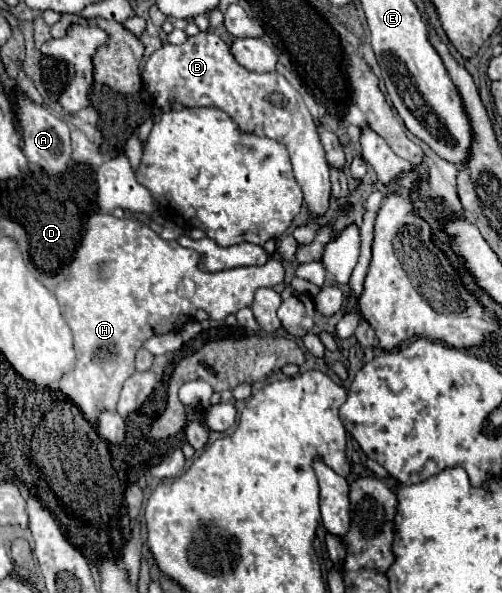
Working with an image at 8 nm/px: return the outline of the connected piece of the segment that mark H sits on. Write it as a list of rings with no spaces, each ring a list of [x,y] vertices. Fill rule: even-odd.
[[[93,213],[89,217],[87,231],[69,267],[69,279],[75,281],[75,287],[57,291],[63,317],[73,331],[77,351],[75,367],[59,379],[59,389],[81,409],[87,421],[97,423],[103,411],[115,413],[121,387],[135,373],[135,353],[149,337],[181,331],[183,325],[195,317],[197,309],[205,309],[211,319],[221,321],[227,315],[249,307],[255,289],[275,287],[283,281],[281,261],[273,261],[273,257],[261,267],[235,267],[219,273],[201,271],[197,261],[197,251],[185,249],[177,241],[163,241],[155,231],[139,225],[135,219],[117,219],[103,213]]]

